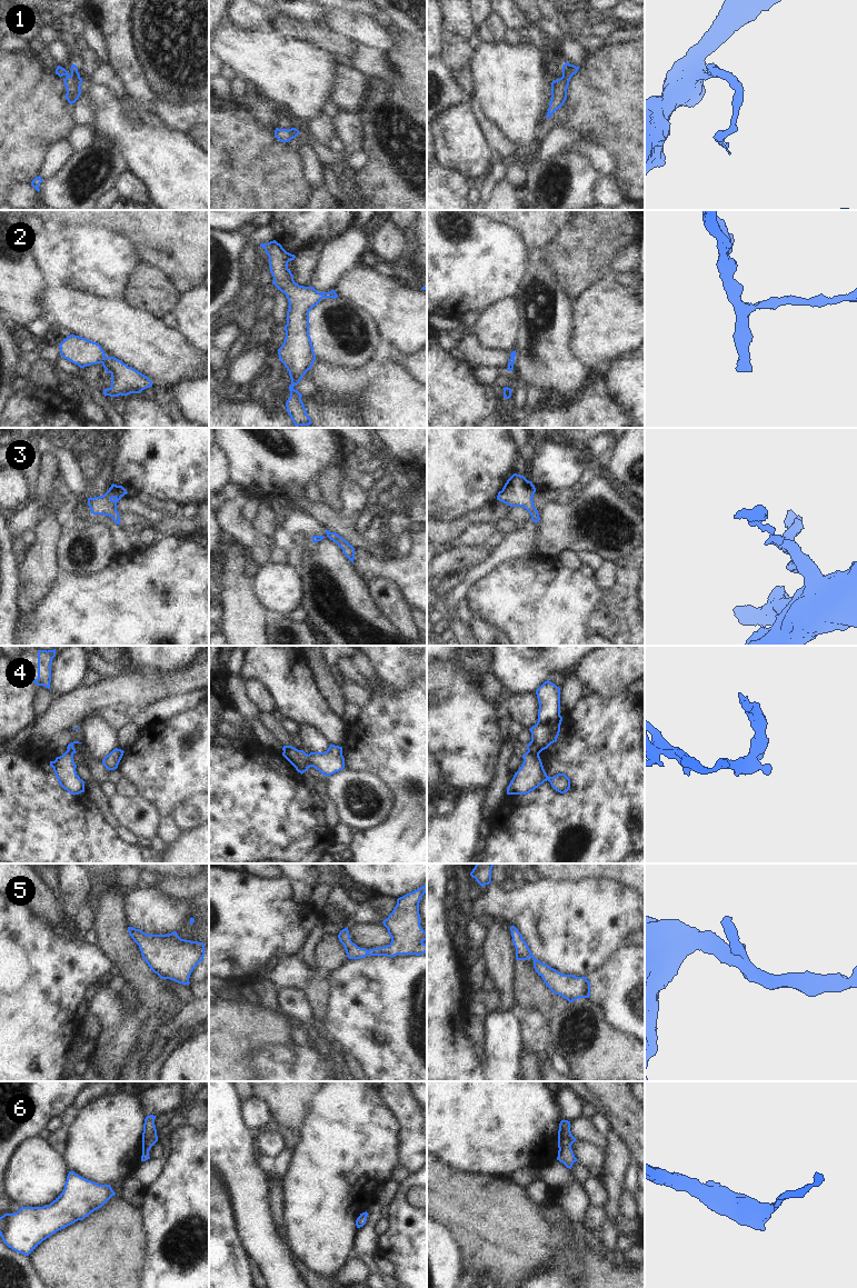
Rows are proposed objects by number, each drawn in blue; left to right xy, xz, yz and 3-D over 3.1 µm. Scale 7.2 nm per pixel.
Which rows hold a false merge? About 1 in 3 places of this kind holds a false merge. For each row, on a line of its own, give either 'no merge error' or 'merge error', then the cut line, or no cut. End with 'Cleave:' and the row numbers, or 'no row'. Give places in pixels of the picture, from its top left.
1: no merge error | no cut
2: no merge error | no cut
3: no merge error | no cut
4: merge error | yz (528, 750), (538, 755)
5: no merge error | no cut
6: no merge error | no cut
Cleave: 4

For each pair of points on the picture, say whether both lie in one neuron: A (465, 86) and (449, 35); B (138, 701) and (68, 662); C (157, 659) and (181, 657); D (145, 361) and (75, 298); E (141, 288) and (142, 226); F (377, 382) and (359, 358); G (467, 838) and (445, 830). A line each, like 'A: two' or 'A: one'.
A: one
B: two
C: one
D: one
E: two
F: two
G: one

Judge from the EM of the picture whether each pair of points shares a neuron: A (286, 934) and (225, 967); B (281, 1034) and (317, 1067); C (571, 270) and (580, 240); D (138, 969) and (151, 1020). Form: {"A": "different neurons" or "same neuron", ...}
{"A": "same neuron", "B": "different neurons", "C": "same neuron", "D": "different neurons"}

